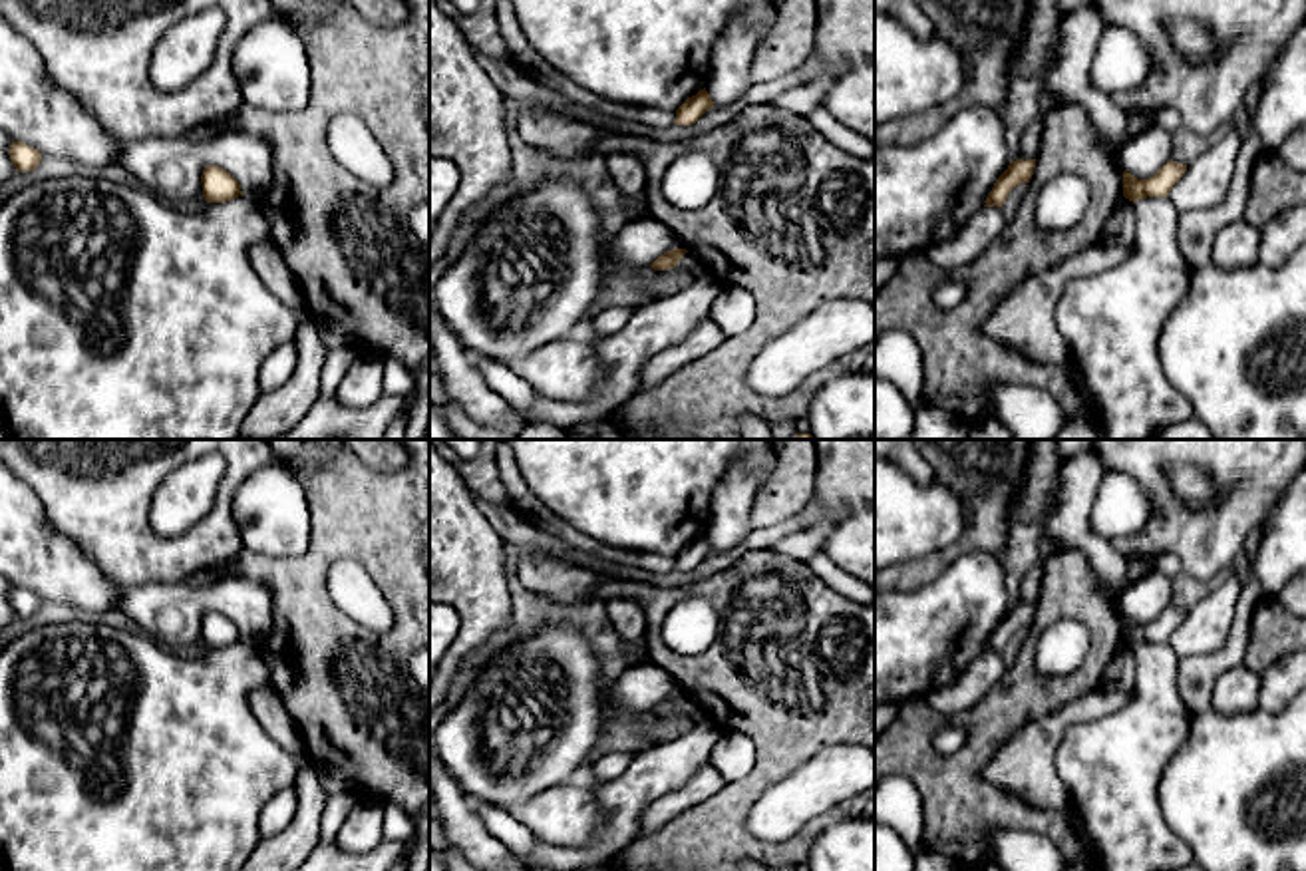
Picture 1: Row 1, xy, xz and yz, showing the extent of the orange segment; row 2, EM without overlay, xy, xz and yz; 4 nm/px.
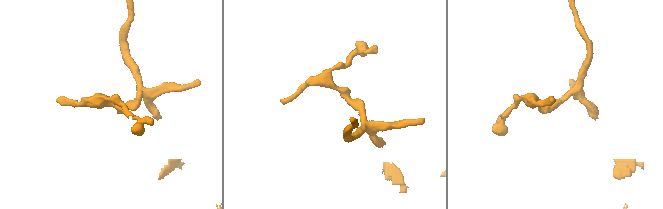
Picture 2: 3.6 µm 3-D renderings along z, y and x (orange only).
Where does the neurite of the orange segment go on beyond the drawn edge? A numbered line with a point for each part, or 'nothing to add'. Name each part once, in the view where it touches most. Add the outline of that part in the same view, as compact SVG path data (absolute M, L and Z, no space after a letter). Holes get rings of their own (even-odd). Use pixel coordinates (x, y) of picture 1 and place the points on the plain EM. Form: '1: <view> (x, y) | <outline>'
nothing to add

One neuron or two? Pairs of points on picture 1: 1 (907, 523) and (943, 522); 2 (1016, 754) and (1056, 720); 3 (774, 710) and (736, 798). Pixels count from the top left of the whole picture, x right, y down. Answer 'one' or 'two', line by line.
1: one
2: one
3: one

